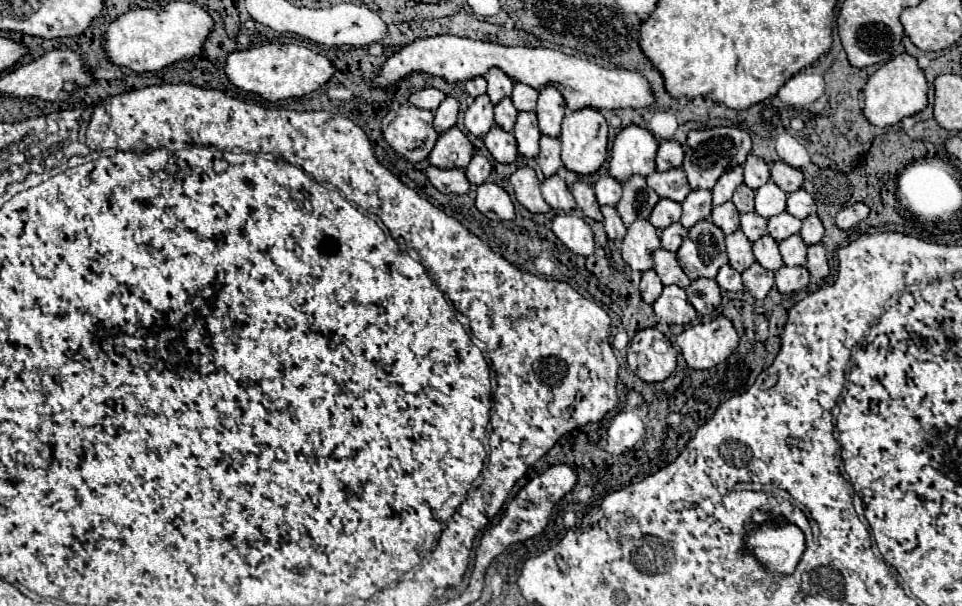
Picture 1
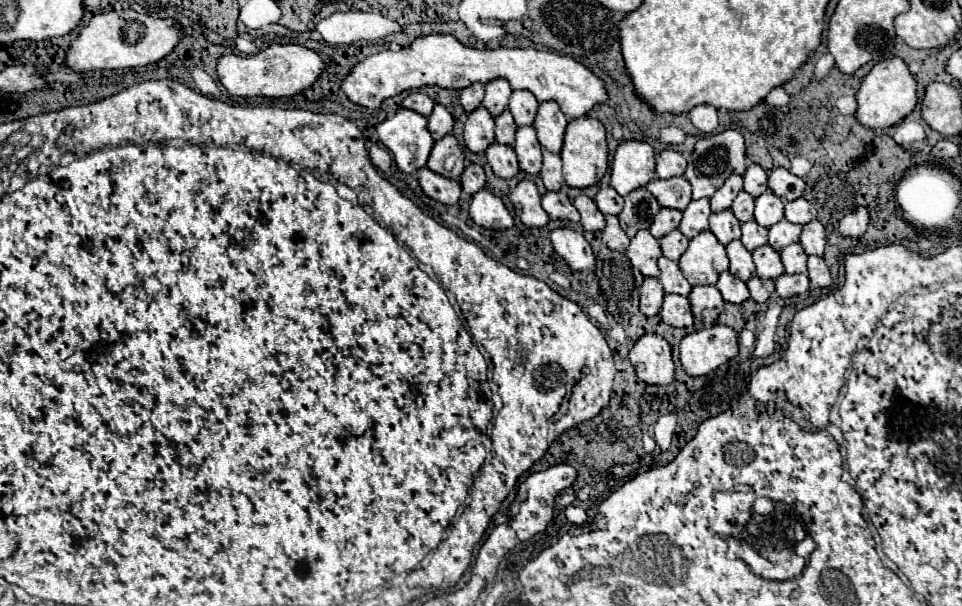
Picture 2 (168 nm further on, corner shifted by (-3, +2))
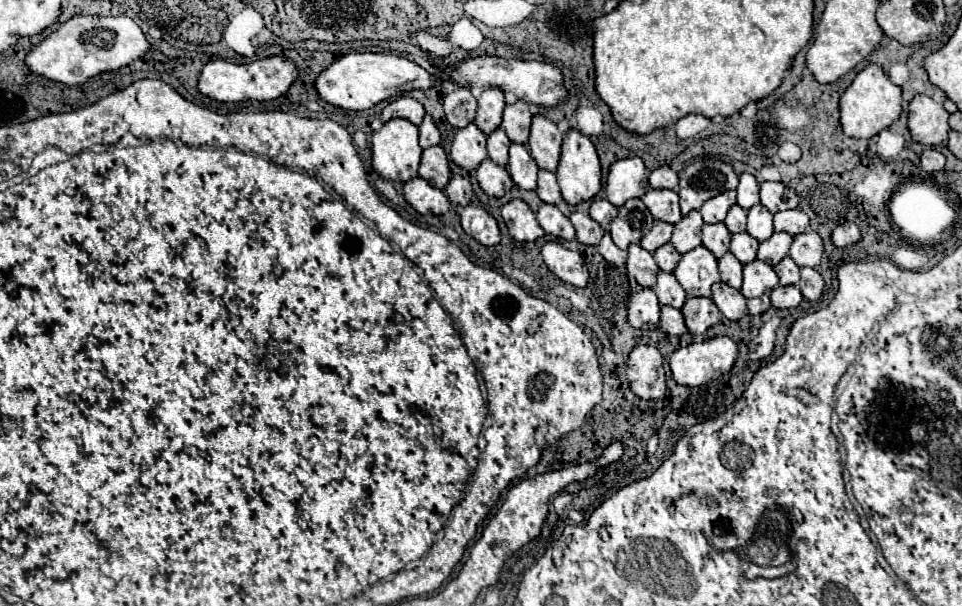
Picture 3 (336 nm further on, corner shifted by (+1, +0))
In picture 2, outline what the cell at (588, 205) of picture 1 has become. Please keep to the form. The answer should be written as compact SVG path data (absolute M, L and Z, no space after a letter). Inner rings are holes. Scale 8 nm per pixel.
M579 195L573 205L577 207L577 211L581 213L581 225L585 231L601 231L605 227L605 217L603 213L597 209L595 201L585 197L585 195Z

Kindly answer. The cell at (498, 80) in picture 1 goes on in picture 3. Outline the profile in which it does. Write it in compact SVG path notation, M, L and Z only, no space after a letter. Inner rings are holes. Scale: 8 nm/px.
M485 89L481 93L475 123L485 135L489 135L491 131L495 131L501 125L503 107L505 107L505 101L503 101L501 89Z

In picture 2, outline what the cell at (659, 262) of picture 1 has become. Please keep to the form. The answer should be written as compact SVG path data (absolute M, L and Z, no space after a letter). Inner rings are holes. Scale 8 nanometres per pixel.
M665 257L659 259L659 269L661 269L661 285L663 285L663 291L665 293L675 293L675 295L683 295L687 297L689 291L691 291L691 285L689 281L683 277L679 265L675 261L669 261Z

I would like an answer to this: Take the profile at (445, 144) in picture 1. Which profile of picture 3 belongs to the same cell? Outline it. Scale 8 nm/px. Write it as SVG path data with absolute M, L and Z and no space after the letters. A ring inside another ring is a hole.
M441 145L429 147L423 151L421 157L421 165L419 165L419 175L423 179L427 179L433 187L437 189L445 189L447 183L451 181L451 169L449 169L449 161L445 155L445 149Z

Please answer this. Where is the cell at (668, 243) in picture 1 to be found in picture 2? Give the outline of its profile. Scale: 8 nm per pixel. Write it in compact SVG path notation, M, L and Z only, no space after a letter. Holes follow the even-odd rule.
M679 229L667 233L667 235L661 237L661 241L659 241L661 251L663 251L663 257L673 259L673 261L679 261L679 257L681 257L681 255L685 253L685 249L687 249L687 243L689 243L689 239L687 239Z

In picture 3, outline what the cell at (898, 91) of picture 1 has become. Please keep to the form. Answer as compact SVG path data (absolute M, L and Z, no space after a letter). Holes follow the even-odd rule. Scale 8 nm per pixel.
M867 65L861 73L857 73L855 81L847 87L847 91L841 95L841 125L843 133L847 137L857 139L871 139L879 131L887 129L893 121L899 119L903 111L903 95L901 87L895 85L889 75L883 71L881 65Z

